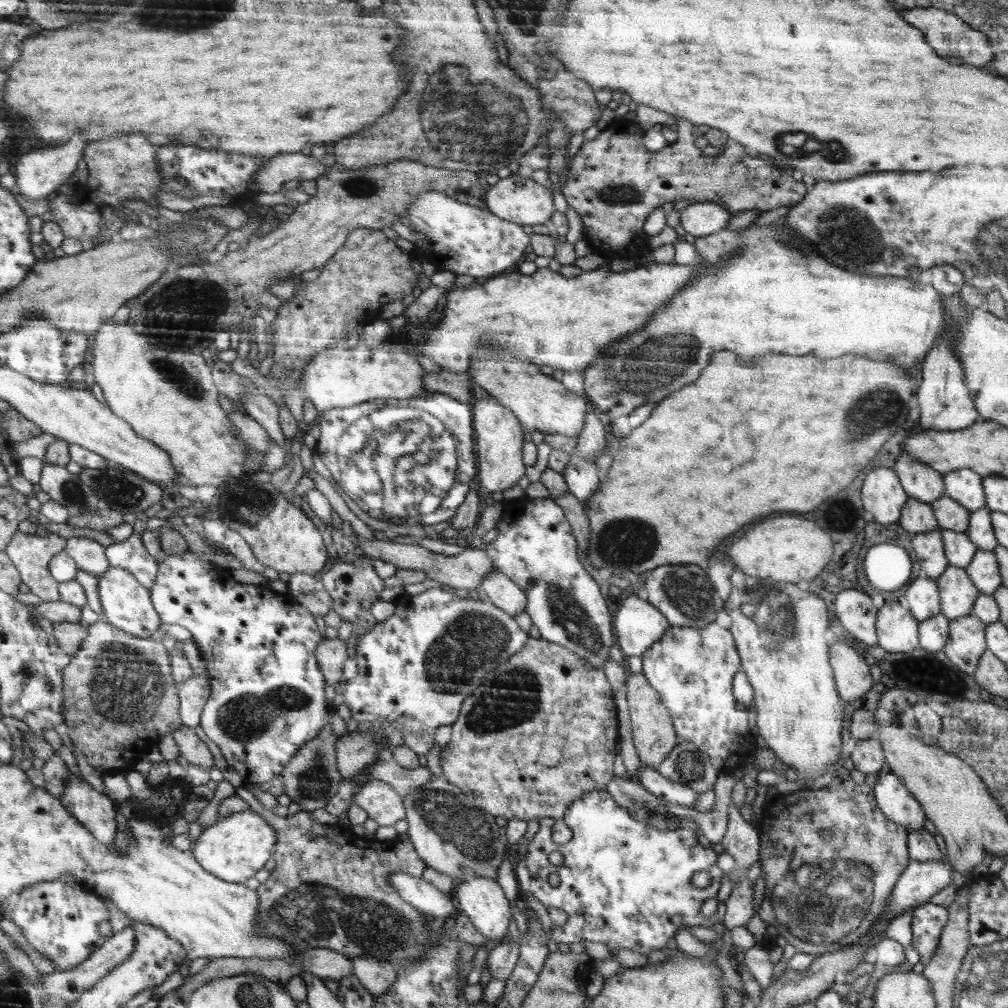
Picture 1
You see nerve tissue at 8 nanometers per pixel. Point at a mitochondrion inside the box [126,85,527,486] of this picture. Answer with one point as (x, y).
(182, 311)

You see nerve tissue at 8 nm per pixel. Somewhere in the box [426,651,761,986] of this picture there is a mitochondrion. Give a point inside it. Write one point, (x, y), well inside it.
(512, 698)

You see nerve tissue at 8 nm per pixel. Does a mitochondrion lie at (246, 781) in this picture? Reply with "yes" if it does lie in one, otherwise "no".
no

